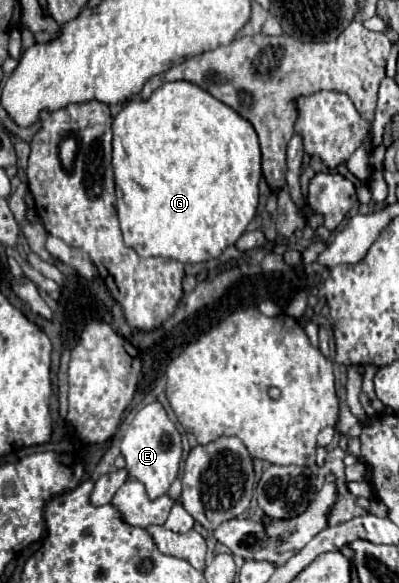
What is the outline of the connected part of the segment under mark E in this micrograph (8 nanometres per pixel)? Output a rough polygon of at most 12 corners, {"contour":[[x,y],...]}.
{"contour":[[159,401],[121,441],[129,475],[157,499],[179,473],[181,435]]}

